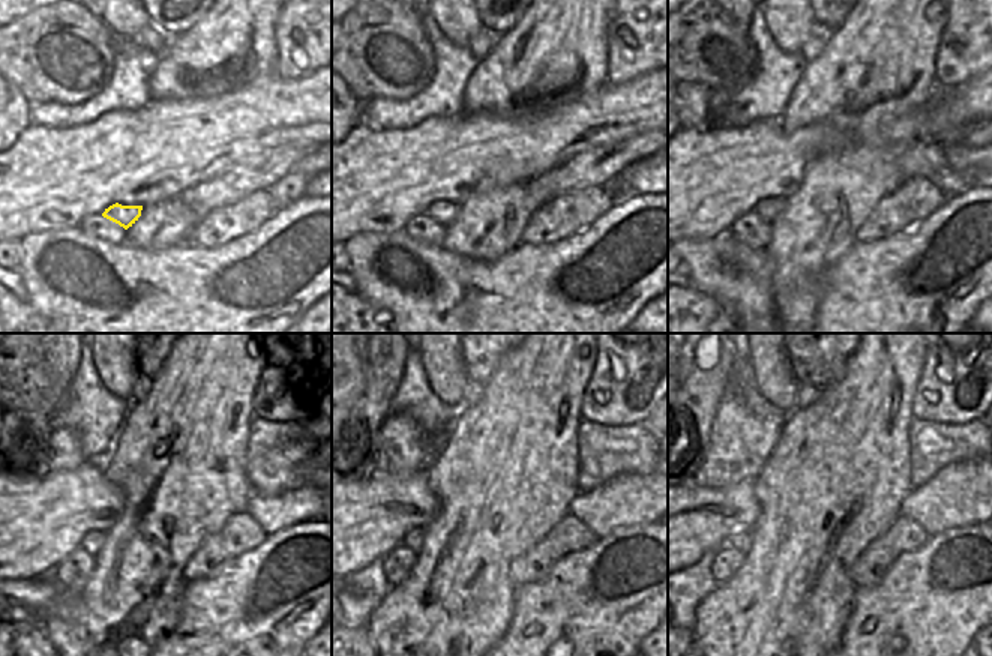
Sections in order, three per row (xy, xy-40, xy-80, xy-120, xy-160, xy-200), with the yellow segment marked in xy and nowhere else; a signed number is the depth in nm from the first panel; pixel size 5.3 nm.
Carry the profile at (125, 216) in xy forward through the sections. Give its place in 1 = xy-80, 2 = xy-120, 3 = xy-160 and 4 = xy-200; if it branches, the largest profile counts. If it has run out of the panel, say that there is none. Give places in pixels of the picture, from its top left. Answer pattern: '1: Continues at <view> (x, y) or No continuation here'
1: Continues at xy-80 (769, 207)
2: Continues at xy-120 (92, 542)
3: Continues at xy-160 (413, 541)
4: Continues at xy-200 (742, 541).

